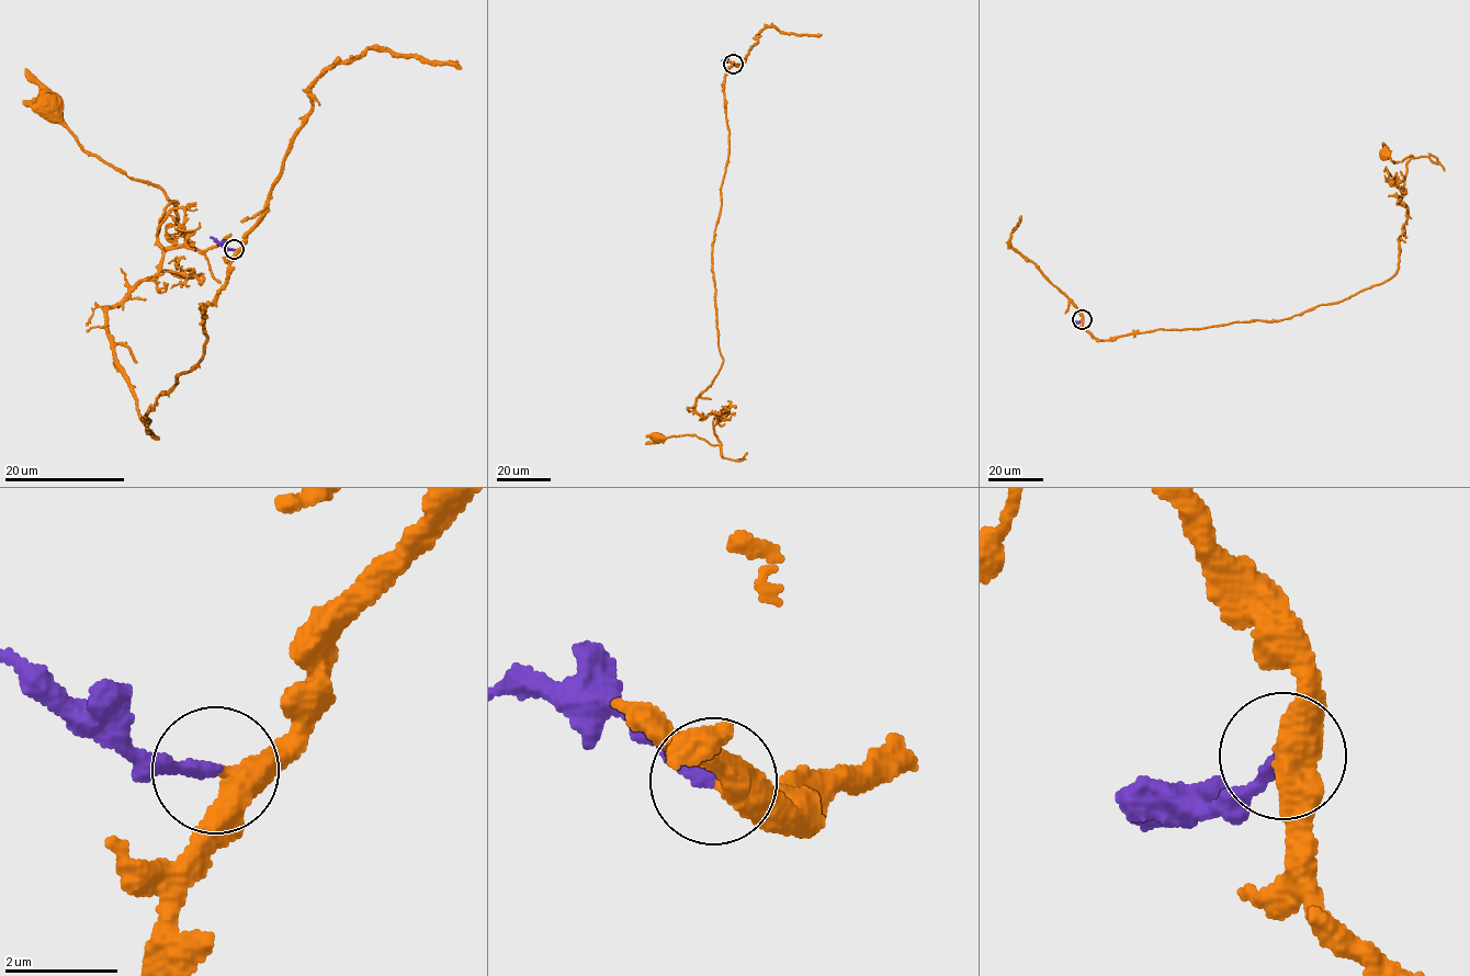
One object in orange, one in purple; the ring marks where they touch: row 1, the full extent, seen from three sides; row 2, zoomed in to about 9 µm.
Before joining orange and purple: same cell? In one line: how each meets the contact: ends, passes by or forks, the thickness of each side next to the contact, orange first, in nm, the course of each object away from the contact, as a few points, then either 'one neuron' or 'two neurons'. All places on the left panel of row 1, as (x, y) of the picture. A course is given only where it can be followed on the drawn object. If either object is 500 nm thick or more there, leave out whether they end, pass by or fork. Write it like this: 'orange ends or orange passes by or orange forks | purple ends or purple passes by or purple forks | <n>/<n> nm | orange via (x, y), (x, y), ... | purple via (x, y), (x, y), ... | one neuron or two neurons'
orange passes by | purple ends | 420/240 nm | orange via (234, 249), (153, 439), (106, 309), (158, 270), (176, 203), (51, 103) | purple via (234, 249), (210, 237) | one neuron

